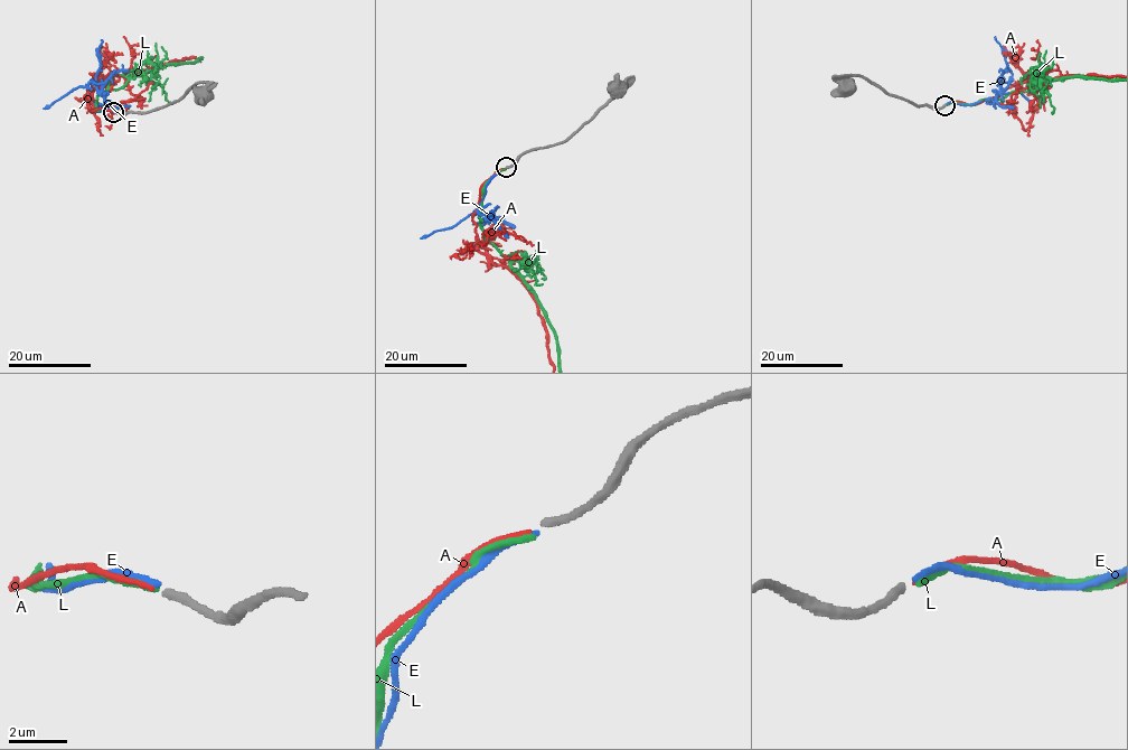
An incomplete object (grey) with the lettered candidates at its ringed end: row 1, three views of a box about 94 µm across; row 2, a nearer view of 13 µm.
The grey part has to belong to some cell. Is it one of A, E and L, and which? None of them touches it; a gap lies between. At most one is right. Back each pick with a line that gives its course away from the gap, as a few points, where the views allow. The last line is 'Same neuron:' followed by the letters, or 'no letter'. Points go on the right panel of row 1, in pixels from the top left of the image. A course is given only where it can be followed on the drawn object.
Same neuron: no letter

